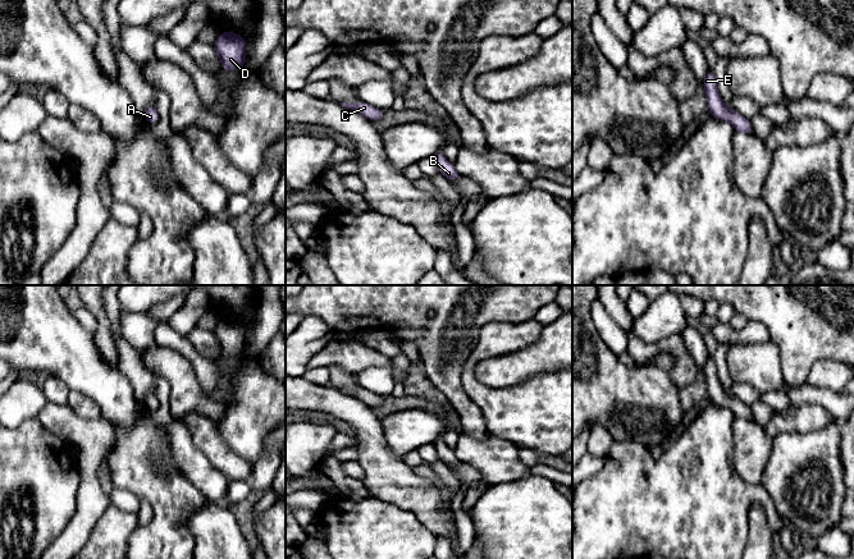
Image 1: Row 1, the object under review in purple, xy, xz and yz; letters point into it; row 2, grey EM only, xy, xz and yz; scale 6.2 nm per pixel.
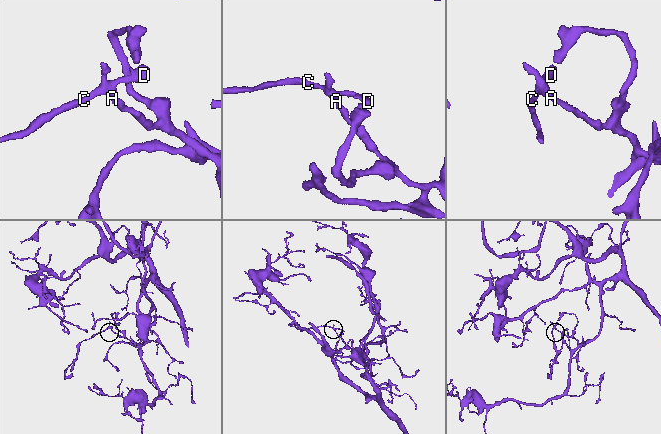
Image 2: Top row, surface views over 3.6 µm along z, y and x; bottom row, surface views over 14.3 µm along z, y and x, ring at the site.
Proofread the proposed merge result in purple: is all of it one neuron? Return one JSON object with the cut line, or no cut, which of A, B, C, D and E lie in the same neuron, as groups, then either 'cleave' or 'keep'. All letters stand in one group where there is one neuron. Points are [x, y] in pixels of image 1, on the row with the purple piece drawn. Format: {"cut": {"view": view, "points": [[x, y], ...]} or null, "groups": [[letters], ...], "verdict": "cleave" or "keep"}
{"cut": null, "groups": [["A", "B", "C", "D", "E"]], "verdict": "keep"}

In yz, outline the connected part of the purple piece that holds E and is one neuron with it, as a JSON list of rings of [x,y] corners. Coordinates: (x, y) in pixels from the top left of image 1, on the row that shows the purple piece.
[[[709,69],[708,73],[705,74],[703,79],[703,86],[705,88],[711,116],[714,116],[721,120],[729,120],[732,124],[735,132],[753,134],[750,119],[741,116],[739,113],[735,113],[723,104],[712,69]]]

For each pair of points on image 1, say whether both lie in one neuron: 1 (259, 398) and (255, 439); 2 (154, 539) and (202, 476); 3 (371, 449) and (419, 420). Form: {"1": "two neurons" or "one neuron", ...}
{"1": "one neuron", "2": "two neurons", "3": "two neurons"}

